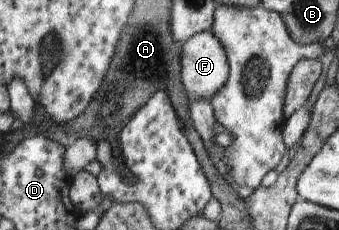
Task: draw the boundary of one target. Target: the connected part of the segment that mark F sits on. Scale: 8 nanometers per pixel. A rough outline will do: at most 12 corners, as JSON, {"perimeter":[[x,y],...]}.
{"perimeter":[[209,29],[182,43],[180,83],[207,100],[228,76],[223,46]]}

